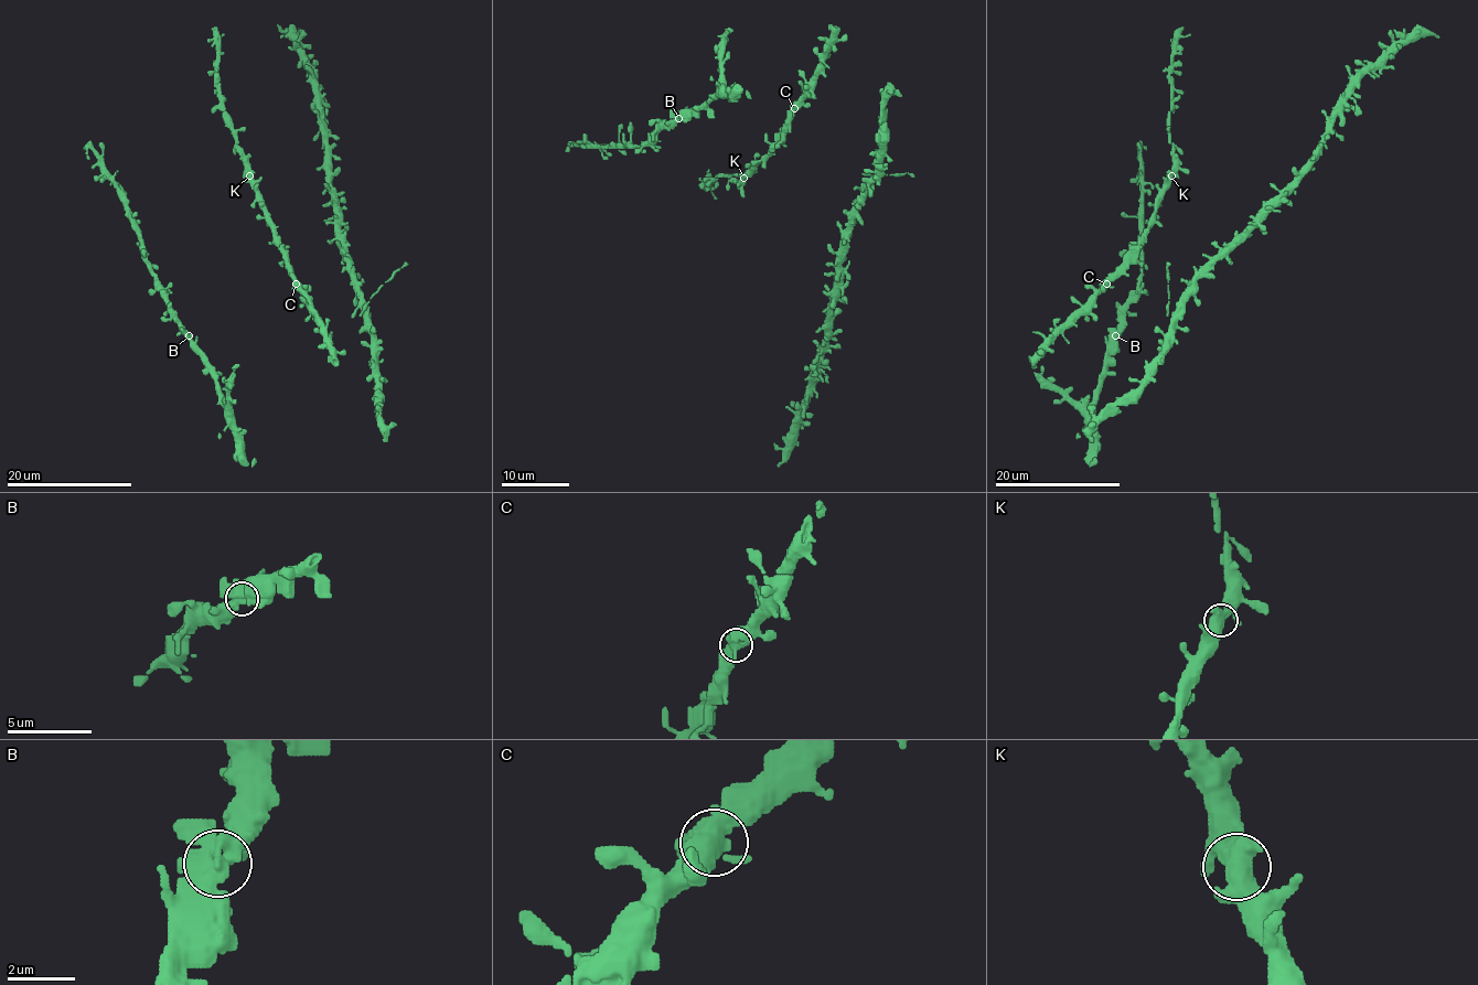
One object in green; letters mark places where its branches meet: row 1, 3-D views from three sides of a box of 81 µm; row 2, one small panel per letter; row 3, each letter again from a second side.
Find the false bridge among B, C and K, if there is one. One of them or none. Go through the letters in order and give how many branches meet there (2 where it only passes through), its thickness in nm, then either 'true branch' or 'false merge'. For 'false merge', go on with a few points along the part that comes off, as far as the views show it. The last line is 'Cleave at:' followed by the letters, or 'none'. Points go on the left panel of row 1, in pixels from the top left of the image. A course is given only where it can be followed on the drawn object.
B: 3 branches meet; 480 nm thick; true branch
C: 2 branches meet; 550 nm thick; true branch
K: 2 branches meet; 600 nm thick; true branch
Cleave at: none

